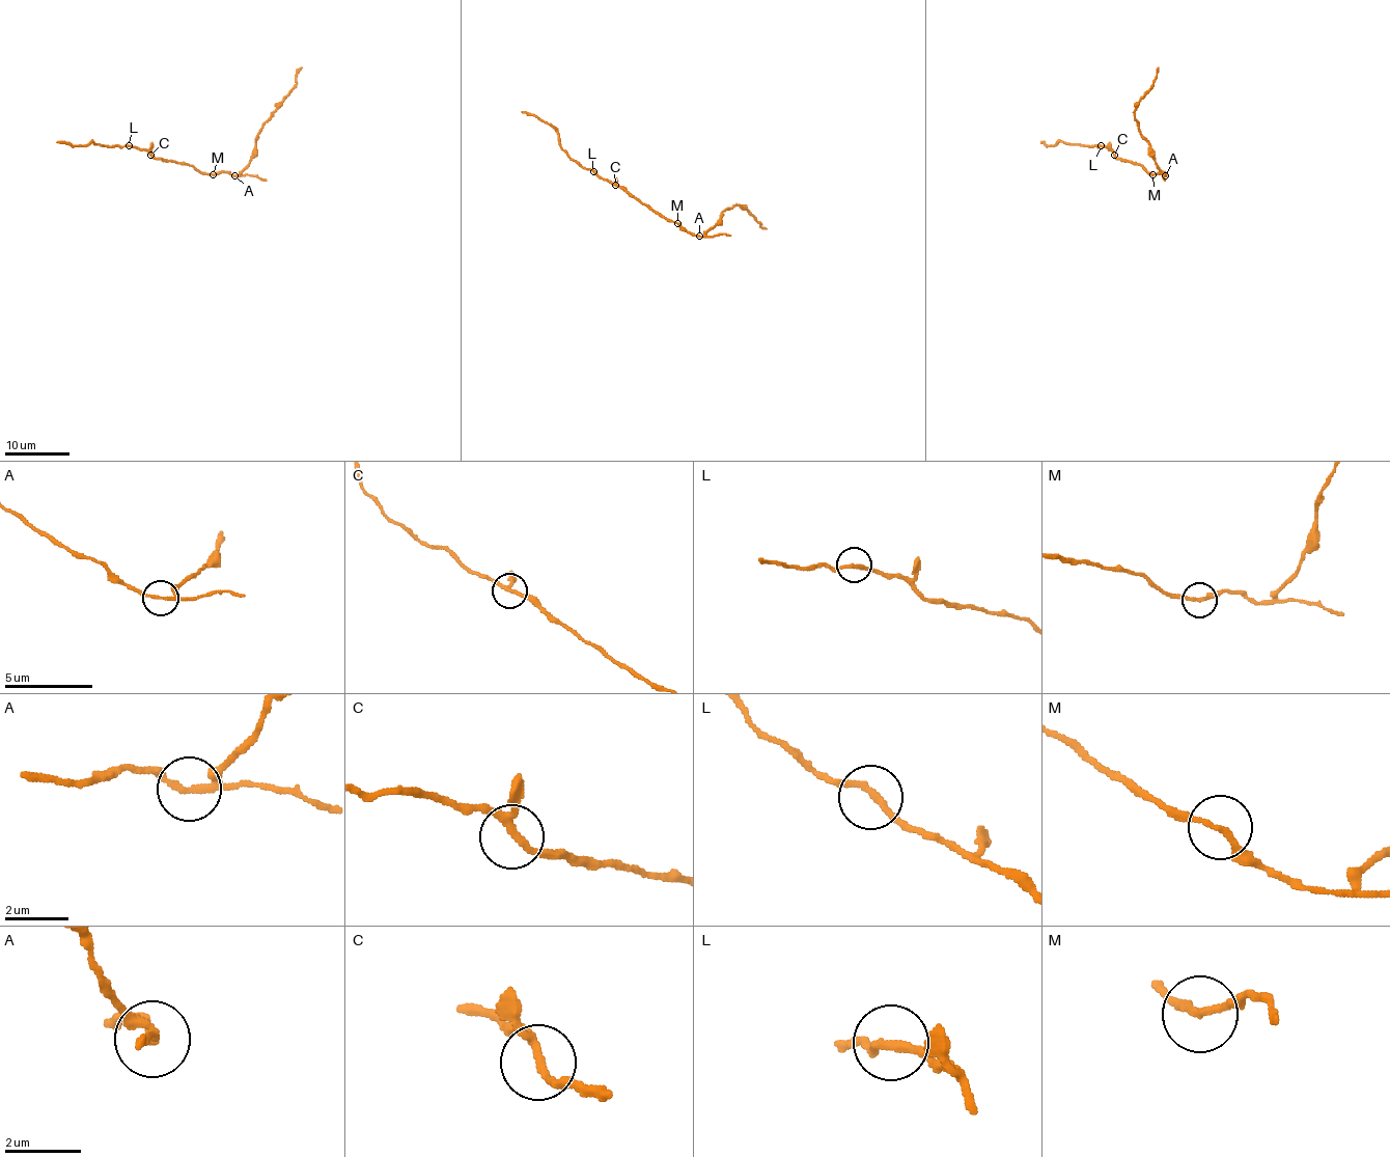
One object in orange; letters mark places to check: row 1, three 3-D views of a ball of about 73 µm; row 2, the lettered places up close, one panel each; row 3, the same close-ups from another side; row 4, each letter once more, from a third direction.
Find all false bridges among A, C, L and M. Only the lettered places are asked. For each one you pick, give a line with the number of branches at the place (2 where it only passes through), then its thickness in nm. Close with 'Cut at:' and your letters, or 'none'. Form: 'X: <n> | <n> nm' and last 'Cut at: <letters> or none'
A: 3 | 150 nm
Cut at: A

